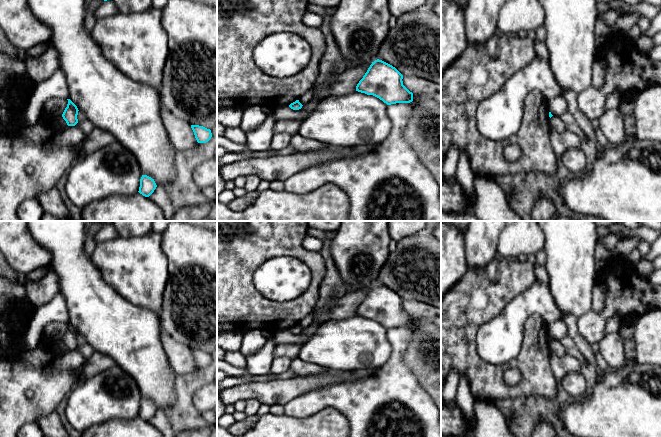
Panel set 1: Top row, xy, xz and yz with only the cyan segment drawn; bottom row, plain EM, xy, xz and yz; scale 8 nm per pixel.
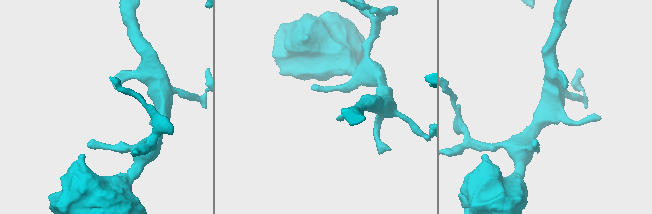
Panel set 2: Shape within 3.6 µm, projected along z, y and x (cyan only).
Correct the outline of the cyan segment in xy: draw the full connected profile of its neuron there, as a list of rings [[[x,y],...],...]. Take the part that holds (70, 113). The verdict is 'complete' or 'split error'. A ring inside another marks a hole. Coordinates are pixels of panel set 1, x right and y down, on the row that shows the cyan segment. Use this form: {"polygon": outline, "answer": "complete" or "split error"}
{"polygon": [[[70,99],[67,100],[68,104],[62,114],[62,117],[66,121],[68,126],[75,126],[78,123],[77,115],[79,110]]], "answer": "complete"}

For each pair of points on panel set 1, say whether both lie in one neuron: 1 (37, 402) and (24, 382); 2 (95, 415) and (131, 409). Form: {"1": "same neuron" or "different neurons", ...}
{"1": "same neuron", "2": "same neuron"}

